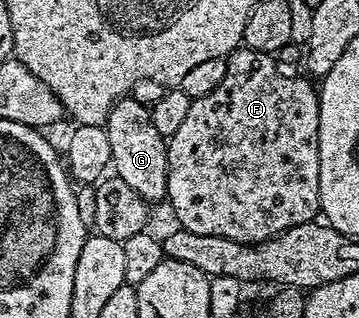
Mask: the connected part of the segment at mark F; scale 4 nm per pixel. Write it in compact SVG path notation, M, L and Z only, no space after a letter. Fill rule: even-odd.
M241 47L227 58L225 78L218 87L210 91L208 95L193 100L190 111L186 111L186 119L182 127L174 131L172 137L167 138L168 147L168 196L167 204L172 204L176 212L179 228L186 231L194 231L198 235L218 235L222 239L234 239L243 245L256 245L259 241L268 241L271 237L277 237L282 231L286 231L295 225L301 225L307 221L317 220L320 213L320 156L318 155L318 111L320 110L320 94L317 86L307 76L287 77L276 66L277 58L267 53L259 53L247 47Z

